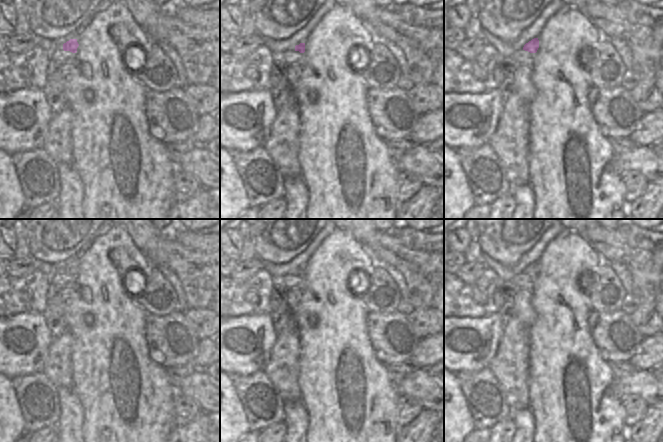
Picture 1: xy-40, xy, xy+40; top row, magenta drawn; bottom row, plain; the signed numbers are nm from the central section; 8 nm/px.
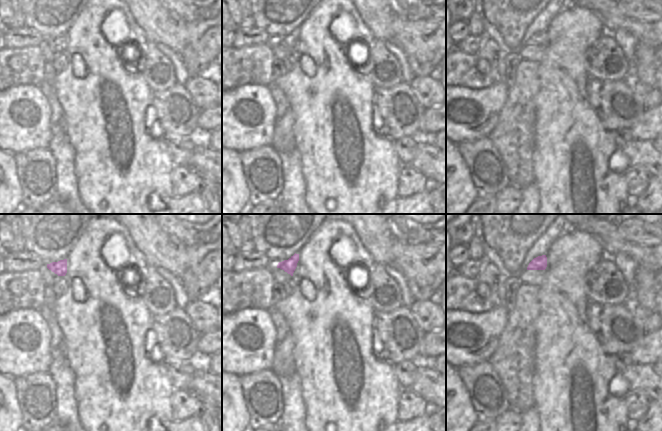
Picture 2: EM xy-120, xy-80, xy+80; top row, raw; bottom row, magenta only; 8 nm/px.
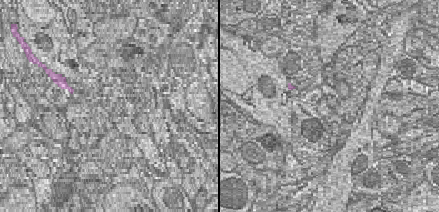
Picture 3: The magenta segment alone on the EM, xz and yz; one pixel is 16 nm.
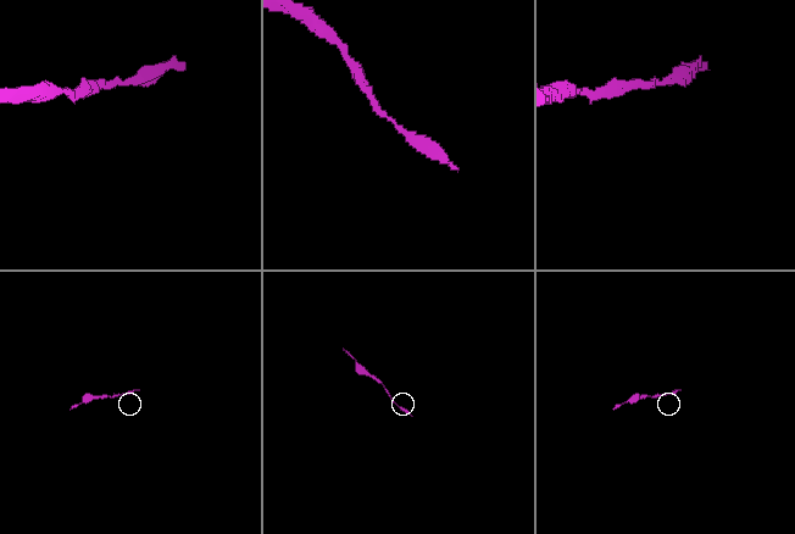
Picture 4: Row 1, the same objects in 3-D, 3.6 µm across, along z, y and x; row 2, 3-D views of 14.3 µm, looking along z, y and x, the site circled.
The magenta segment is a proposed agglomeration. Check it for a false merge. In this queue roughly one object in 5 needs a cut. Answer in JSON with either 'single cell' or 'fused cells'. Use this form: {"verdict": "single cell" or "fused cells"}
{"verdict": "single cell"}

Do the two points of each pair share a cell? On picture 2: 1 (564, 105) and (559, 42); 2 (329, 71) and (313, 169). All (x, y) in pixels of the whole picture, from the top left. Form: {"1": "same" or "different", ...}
{"1": "same", "2": "same"}

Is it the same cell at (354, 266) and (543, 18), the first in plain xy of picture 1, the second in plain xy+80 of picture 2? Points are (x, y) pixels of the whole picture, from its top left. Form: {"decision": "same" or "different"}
{"decision": "different"}

